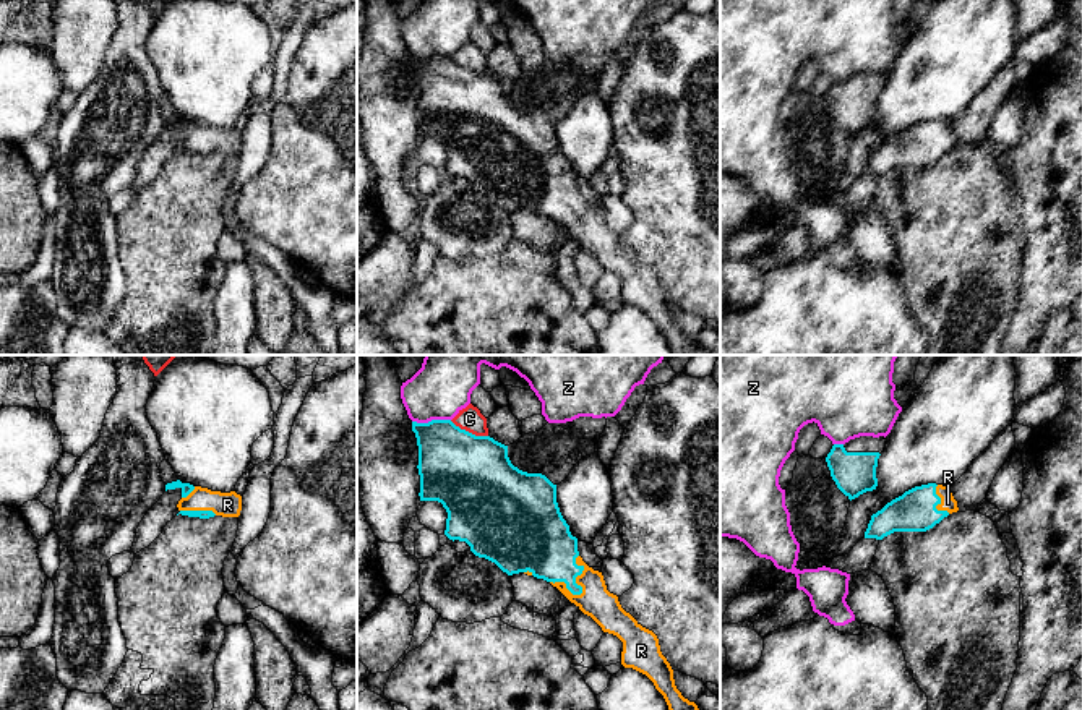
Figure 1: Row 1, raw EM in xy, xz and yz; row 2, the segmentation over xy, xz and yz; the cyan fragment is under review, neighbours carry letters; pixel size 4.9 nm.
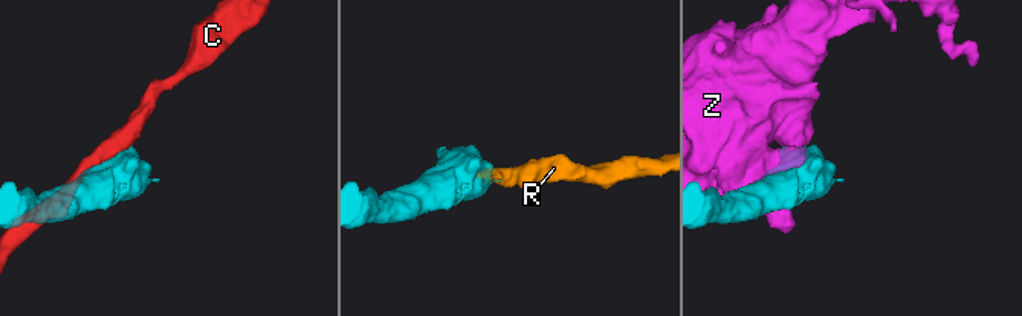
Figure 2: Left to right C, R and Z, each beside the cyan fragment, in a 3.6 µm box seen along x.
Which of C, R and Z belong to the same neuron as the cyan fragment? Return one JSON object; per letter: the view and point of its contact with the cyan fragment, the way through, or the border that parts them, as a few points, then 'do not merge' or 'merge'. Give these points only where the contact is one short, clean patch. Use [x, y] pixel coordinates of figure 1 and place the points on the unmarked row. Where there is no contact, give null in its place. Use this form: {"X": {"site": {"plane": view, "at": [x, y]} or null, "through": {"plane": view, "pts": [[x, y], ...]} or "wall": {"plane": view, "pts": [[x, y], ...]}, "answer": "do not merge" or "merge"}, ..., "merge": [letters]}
{"C": {"site": {"plane": "xz", "at": [468, 68]}, "answer": "do not merge"}, "R": {"site": {"plane": "xz", "at": [576, 213]}, "through": {"plane": "xz", "pts": [[539, 179], [576, 213], [596, 237]]}, "answer": "merge"}, "Z": {"site": {"plane": "xz", "at": [432, 57]}, "answer": "do not merge"}, "merge": ["R"]}

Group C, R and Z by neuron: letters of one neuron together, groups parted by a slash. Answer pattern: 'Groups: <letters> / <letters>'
Groups: C / R / Z

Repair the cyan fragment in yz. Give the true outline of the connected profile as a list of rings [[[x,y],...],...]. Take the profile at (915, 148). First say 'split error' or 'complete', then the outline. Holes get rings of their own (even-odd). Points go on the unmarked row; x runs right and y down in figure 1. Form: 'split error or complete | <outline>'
split error | [[[915,123],[871,152],[865,175],[882,177],[894,169],[926,169],[957,148],[957,138],[947,123]]]

